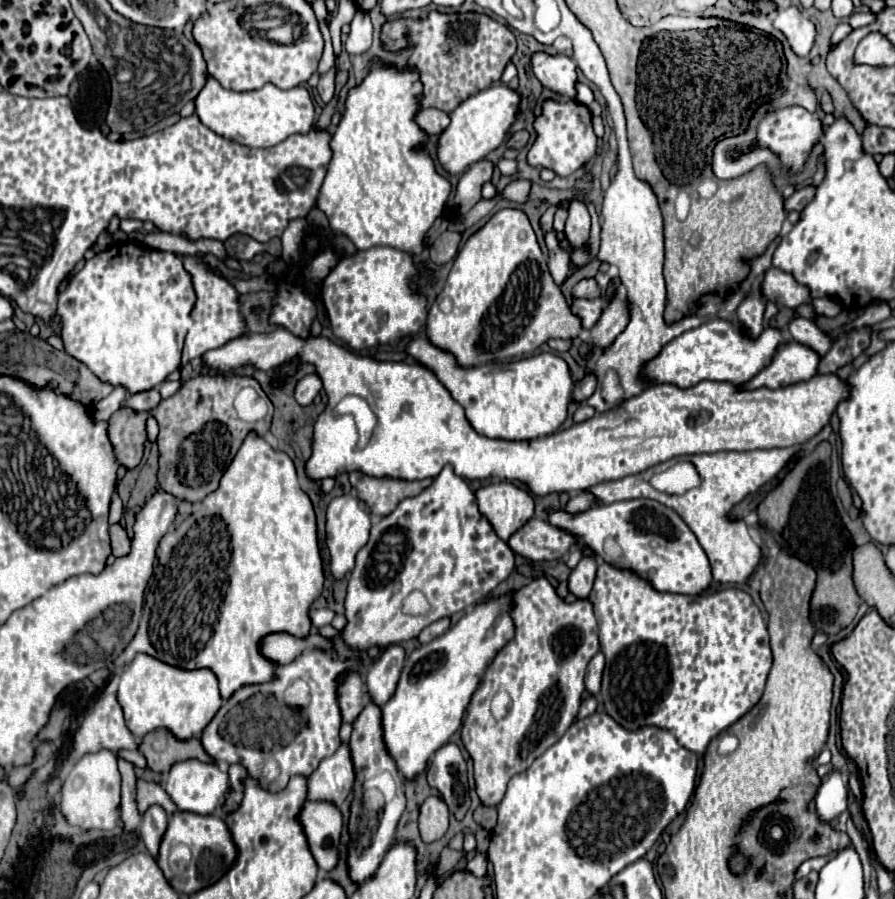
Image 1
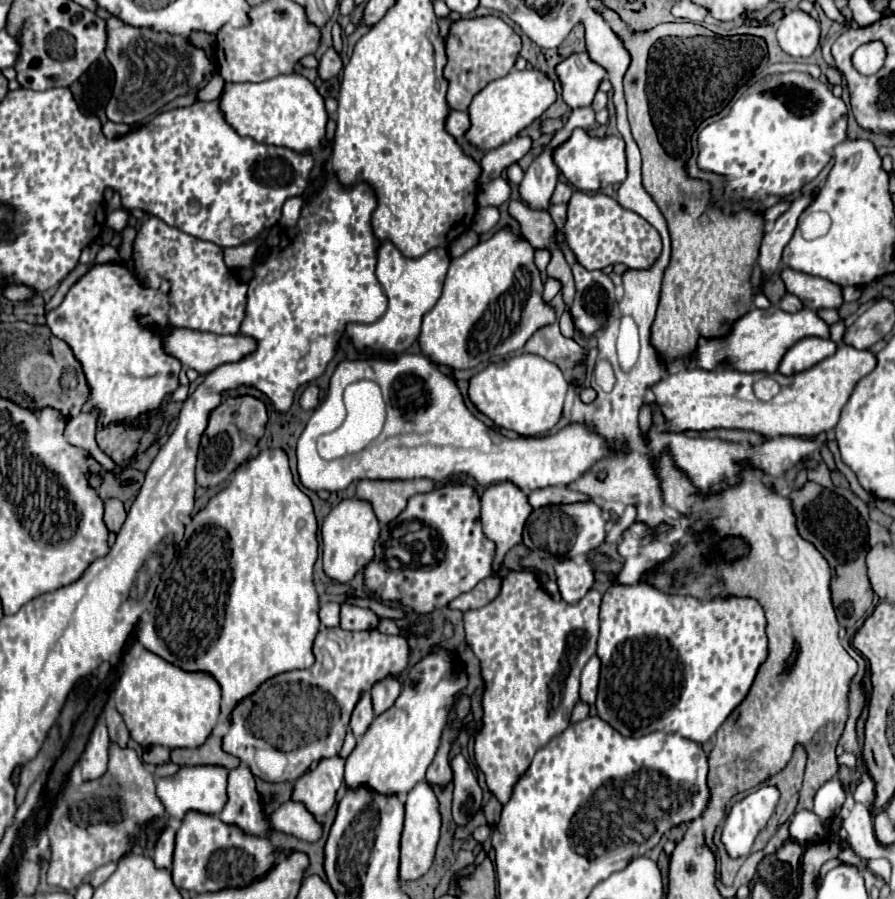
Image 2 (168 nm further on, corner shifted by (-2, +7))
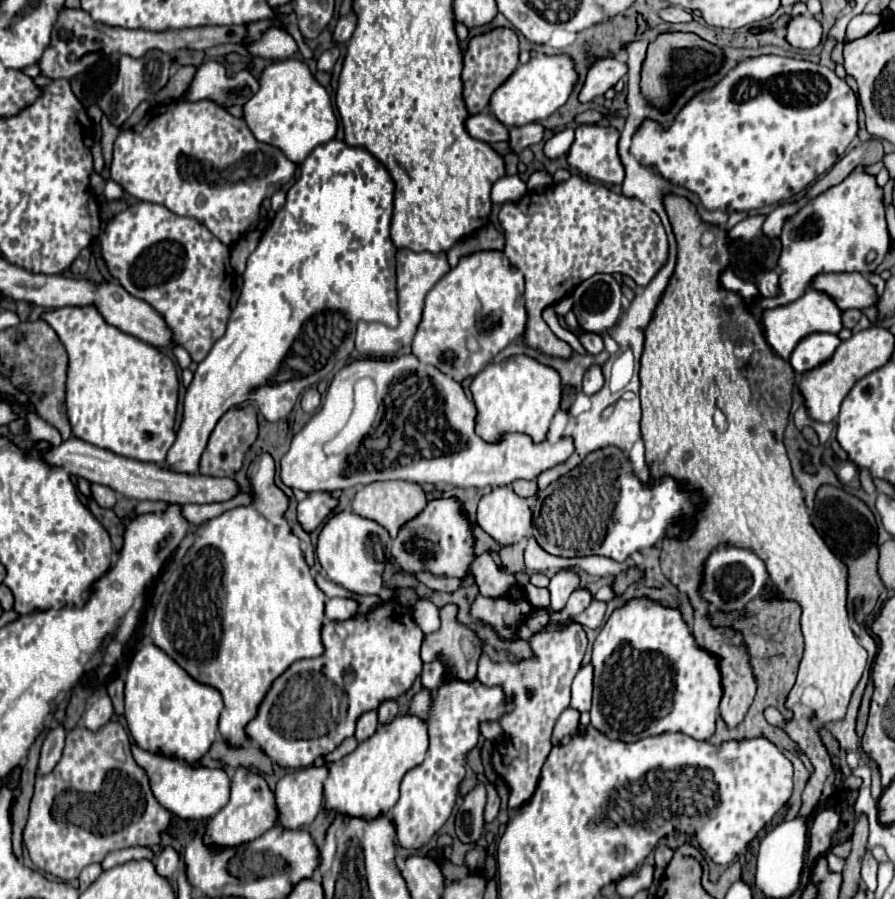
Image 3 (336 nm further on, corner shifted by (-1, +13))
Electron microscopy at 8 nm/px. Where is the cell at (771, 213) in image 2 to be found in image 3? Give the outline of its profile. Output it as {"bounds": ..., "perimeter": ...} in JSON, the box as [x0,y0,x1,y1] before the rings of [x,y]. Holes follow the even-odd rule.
{"bounds":[729,215,767,243],"perimeter":[[[753,215],[753,217],[747,217],[747,219],[739,221],[739,223],[729,231],[729,237],[731,237],[733,241],[741,241],[741,243],[749,241],[751,237],[755,237],[755,235],[761,231],[761,225],[763,225],[765,217],[767,217],[767,215]]]}

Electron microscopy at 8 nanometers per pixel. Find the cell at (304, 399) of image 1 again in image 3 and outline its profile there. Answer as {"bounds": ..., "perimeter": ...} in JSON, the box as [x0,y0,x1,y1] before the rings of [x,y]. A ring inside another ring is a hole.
{"bounds":[301,387,321,413],"perimeter":[[[315,387],[307,389],[307,391],[303,393],[303,397],[301,397],[301,407],[303,407],[303,411],[307,411],[307,413],[313,413],[313,411],[319,407],[319,403],[321,403],[321,395],[319,395],[319,391],[317,391]]]}

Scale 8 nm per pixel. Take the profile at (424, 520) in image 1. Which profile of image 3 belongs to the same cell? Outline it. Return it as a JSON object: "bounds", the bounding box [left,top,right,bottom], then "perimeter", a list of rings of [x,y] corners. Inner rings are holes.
{"bounds":[391,497,475,579],"perimeter":[[[441,497],[427,501],[425,509],[415,515],[415,519],[409,519],[393,539],[391,557],[393,565],[401,573],[419,573],[429,571],[433,577],[457,577],[463,579],[475,557],[475,535],[471,519],[465,515],[463,501],[457,497]]]}

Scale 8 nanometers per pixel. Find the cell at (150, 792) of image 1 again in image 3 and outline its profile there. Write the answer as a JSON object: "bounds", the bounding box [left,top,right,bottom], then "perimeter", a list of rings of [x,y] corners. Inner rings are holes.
{"bounds":[23,719,171,881],"perimeter":[[[113,719],[97,733],[83,727],[83,723],[77,723],[77,727],[67,733],[67,743],[61,761],[49,775],[39,777],[35,783],[29,821],[23,831],[23,843],[29,849],[29,857],[37,865],[37,869],[47,871],[53,877],[59,877],[61,881],[73,881],[87,865],[101,863],[103,857],[111,851],[157,845],[159,835],[167,829],[169,821],[171,813],[161,807],[159,801],[153,797],[145,771],[135,763],[131,755],[131,741],[121,723]],[[119,745],[123,745],[125,749],[123,763],[119,763]]]}

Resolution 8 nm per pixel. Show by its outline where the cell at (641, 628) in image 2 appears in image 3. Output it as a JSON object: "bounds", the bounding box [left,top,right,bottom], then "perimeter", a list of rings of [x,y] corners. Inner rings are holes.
{"bounds":[591,595,723,743],"perimeter":[[[645,595],[631,597],[627,603],[613,609],[611,617],[593,643],[595,689],[591,725],[603,731],[609,739],[621,739],[625,743],[665,731],[679,731],[693,739],[705,741],[715,731],[719,699],[723,697],[723,677],[719,663],[721,659],[717,655],[697,645],[677,607],[667,607]]]}

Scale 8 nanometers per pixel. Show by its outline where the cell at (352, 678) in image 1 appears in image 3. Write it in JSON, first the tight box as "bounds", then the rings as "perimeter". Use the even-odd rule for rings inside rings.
{"bounds":[355,711,379,741],"perimeter":[[[365,711],[365,713],[357,719],[355,739],[357,739],[357,741],[369,739],[369,737],[375,733],[377,725],[379,725],[379,721],[377,721],[377,711]]]}

